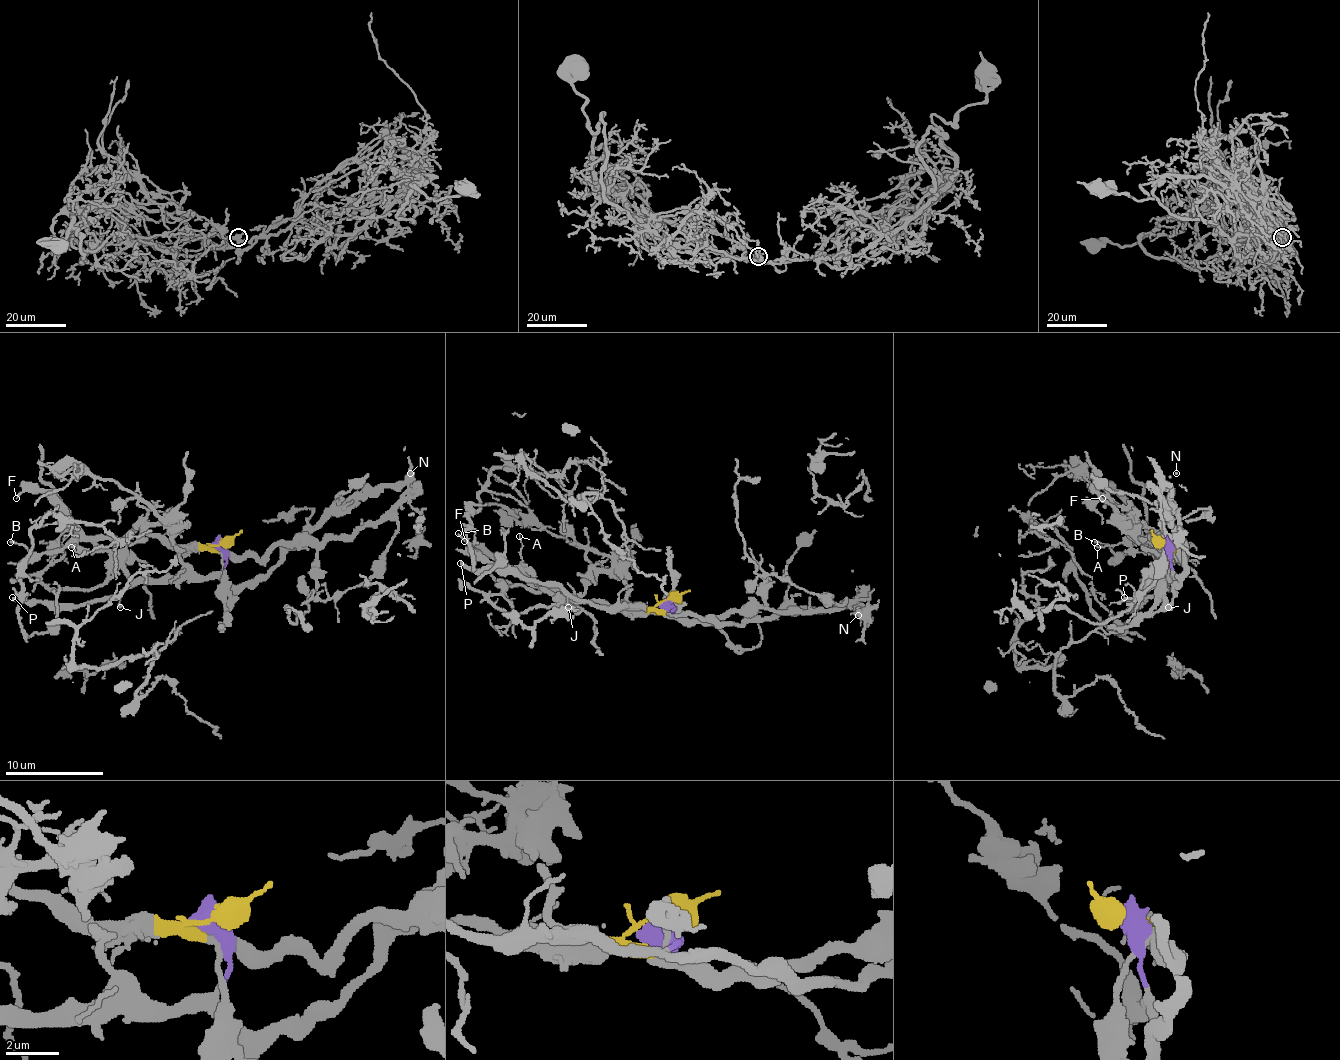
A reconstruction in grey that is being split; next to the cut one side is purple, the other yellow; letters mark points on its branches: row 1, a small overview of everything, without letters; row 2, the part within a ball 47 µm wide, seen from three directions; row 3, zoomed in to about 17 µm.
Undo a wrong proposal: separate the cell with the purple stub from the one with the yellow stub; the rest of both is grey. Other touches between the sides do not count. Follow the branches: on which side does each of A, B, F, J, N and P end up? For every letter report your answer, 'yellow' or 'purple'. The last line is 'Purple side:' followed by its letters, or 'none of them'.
A: yellow
B: yellow
F: yellow
J: purple
N: purple
P: purple
Purple side: J, N, P

